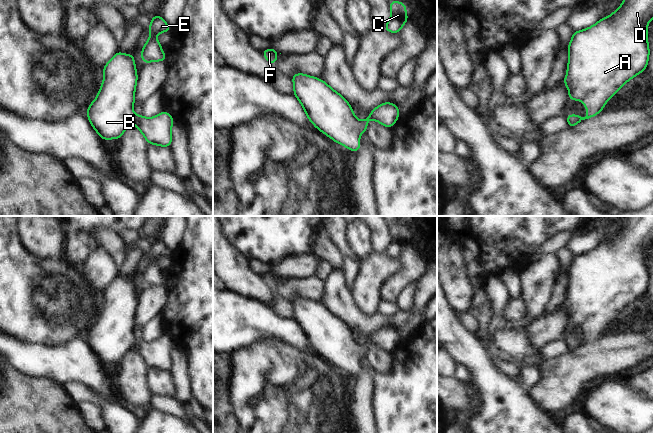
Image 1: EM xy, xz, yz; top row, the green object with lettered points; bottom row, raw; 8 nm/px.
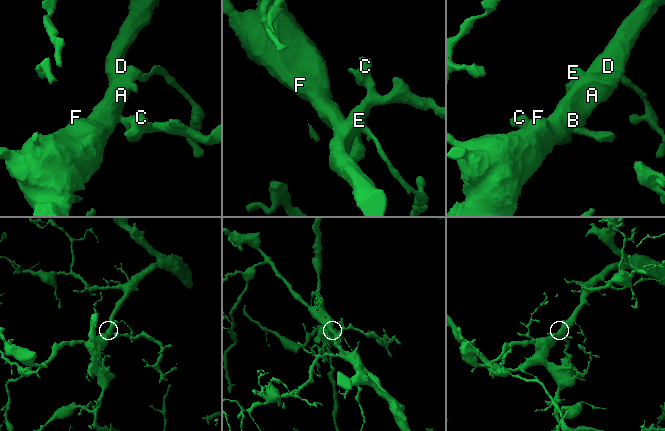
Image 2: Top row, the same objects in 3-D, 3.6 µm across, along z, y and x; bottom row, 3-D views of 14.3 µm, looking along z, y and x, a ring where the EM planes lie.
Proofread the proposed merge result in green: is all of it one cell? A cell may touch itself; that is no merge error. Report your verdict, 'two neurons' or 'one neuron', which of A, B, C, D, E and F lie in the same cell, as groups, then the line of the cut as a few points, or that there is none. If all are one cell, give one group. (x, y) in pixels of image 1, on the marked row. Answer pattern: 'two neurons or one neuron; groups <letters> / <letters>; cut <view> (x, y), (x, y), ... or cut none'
one neuron; groups A B C D E F; cut none

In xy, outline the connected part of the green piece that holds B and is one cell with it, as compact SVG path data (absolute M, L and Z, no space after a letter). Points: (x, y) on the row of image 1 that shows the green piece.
M118 50L103 71L104 79L99 93L87 108L87 119L101 139L120 139L135 121L136 128L148 144L170 147L174 120L167 111L150 119L133 113L138 78L133 53L122 54Z

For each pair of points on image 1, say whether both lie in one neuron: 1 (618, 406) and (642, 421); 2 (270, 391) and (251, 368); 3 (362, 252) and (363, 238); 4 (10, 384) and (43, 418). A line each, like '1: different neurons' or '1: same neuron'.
1: same neuron
2: same neuron
3: same neuron
4: same neuron

